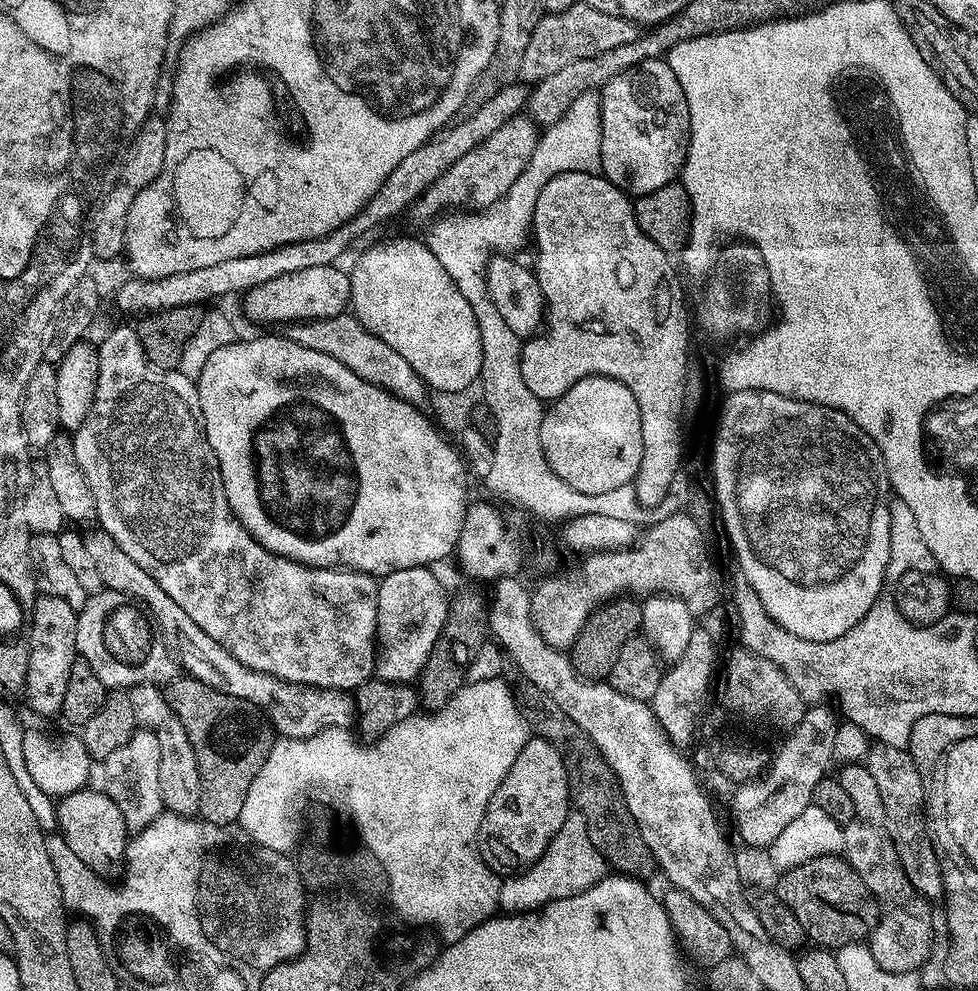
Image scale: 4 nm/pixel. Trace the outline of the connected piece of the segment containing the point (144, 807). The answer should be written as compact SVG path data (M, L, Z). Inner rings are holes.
M138 730L119 750L114 750L110 758L102 762L104 768L103 791L122 810L129 833L139 834L143 828L150 826L165 811L162 802L162 790L158 787L158 738L147 730Z

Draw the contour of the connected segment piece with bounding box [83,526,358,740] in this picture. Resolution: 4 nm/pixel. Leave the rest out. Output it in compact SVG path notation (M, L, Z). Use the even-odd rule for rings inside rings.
M99 526L93 528L93 532L85 531L83 538L86 542L86 550L95 568L98 569L98 575L102 577L105 589L113 588L114 591L124 595L121 597L131 598L147 609L159 635L161 632L165 642L170 647L176 648L175 659L178 662L180 659L181 664L188 671L185 673L191 679L200 680L204 684L209 684L211 688L229 692L231 696L245 700L247 704L253 704L267 717L273 729L281 737L289 740L294 738L305 740L327 728L353 727L352 719L354 722L358 716L357 702L347 691L286 682L266 672L247 668L222 645L214 642L214 638L210 638L210 634L206 634L206 630L202 630L202 626L198 626L198 622L194 622L194 618L190 618L190 614L186 614L186 610L182 610L182 606L178 606L178 602L174 602L174 598L170 598L170 594L166 594L166 590L162 590L162 586L158 586L158 582L154 582L154 578L150 578L146 570L142 570L142 566L138 566L138 562L132 561L123 552L122 546L118 546L118 542L110 538L110 534L106 534Z

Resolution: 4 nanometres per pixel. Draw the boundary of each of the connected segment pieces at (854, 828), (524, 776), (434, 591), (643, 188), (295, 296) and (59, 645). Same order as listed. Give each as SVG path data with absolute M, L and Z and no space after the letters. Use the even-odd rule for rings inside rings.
M848 764L841 767L838 778L846 794L850 794L850 802L854 802L854 818L850 818L848 824L843 825L845 846L842 853L848 865L866 882L870 894L878 902L880 907L880 921L874 926L874 930L867 937L866 945L872 951L874 959L882 970L891 972L916 972L928 960L932 952L932 908L930 900L912 885L910 878L904 873L900 864L899 851L891 840L890 830L887 829L886 810L883 808L882 797L878 792L877 783L870 770L864 764Z
M533 735L522 746L522 754L510 766L510 774L502 778L502 786L494 790L494 798L486 806L486 814L482 818L482 826L478 834L480 853L490 870L494 870L497 876L507 878L516 875L517 872L529 868L530 865L542 858L546 846L562 830L562 822L566 822L570 811L570 797L568 795L568 771L564 763L564 753L556 748L548 740L543 740L538 735Z
M431 567L407 568L406 570L398 570L391 572L388 576L383 577L376 585L376 642L378 651L376 653L376 670L375 675L382 680L389 680L392 683L407 683L419 677L426 666L426 658L430 658L430 650L434 646L434 642L438 642L438 638L442 634L442 626L448 617L448 605L450 603L449 593L444 593L444 584L435 576Z
M667 59L638 62L610 78L600 92L600 104L600 172L611 184L635 198L671 184L681 175L692 133L690 106Z
M339 265L312 266L294 274L284 274L245 293L244 312L258 324L291 324L305 320L336 317L347 311L352 297L351 275Z
M37 595L32 611L32 628L28 632L28 669L22 695L40 716L57 716L62 713L62 702L66 699L66 686L70 682L70 666L78 658L76 651L77 609L62 598Z

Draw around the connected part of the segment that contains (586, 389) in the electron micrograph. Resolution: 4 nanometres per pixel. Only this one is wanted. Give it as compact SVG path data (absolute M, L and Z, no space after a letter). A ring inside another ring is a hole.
M591 376L582 378L582 382L574 382L559 400L547 405L540 437L546 462L554 474L581 494L605 493L631 484L638 474L638 466L642 466L642 414L638 402L634 402L634 394L614 378Z

